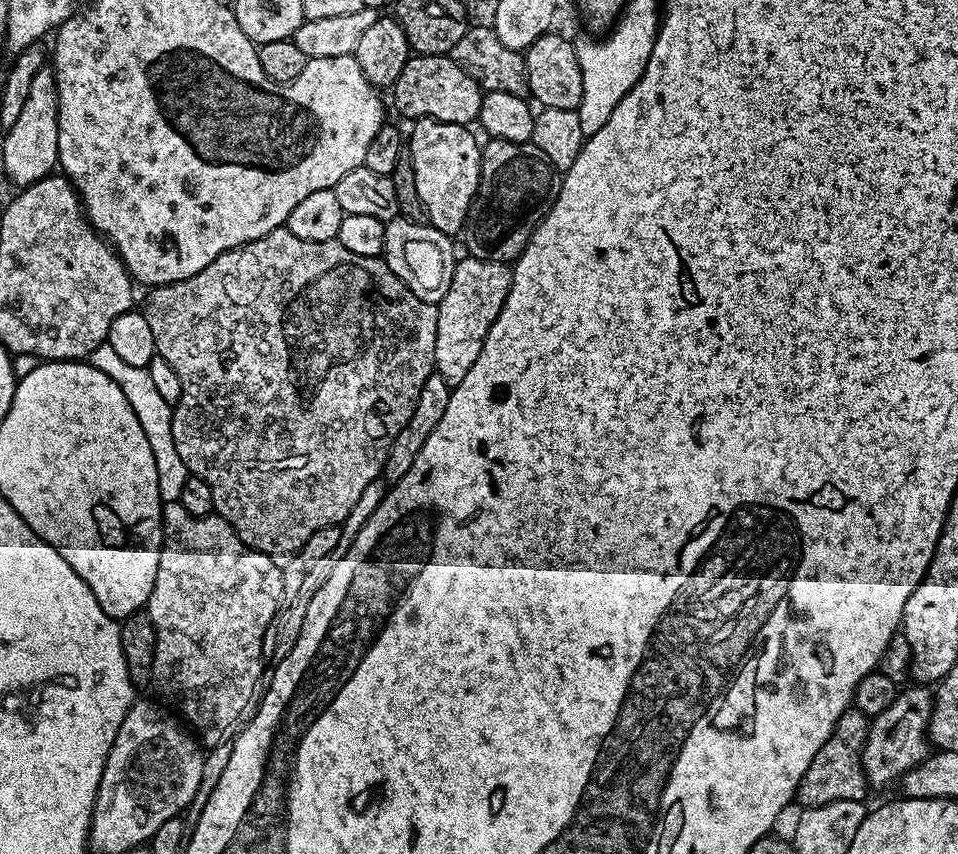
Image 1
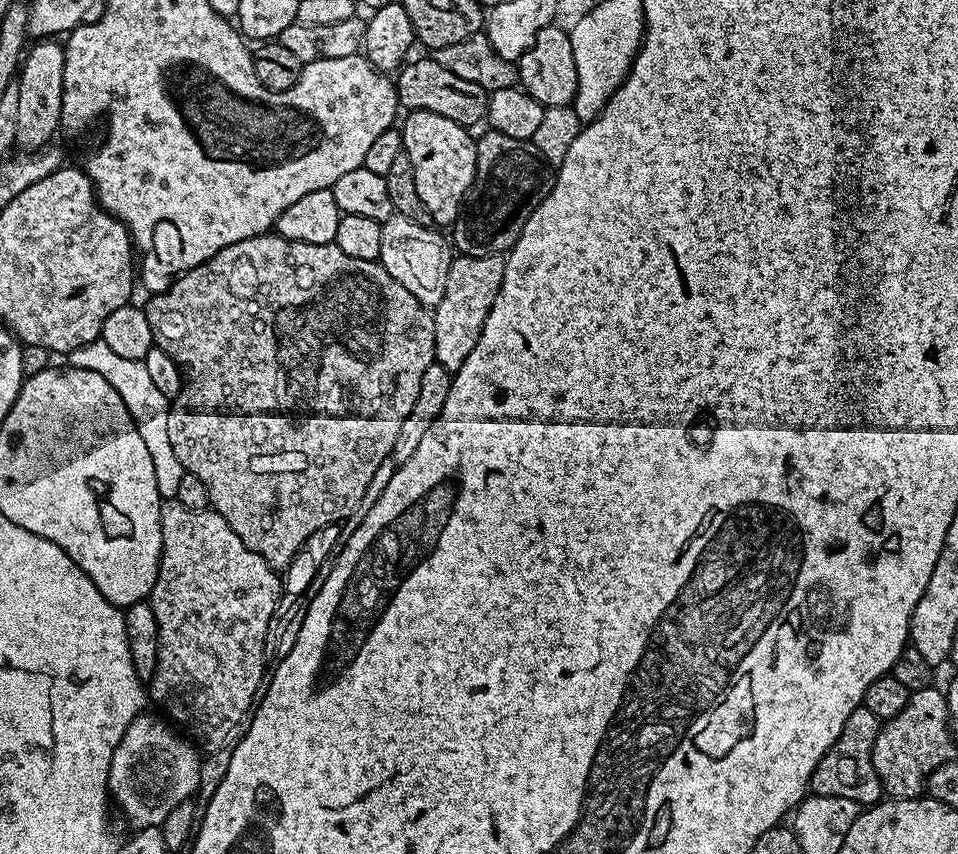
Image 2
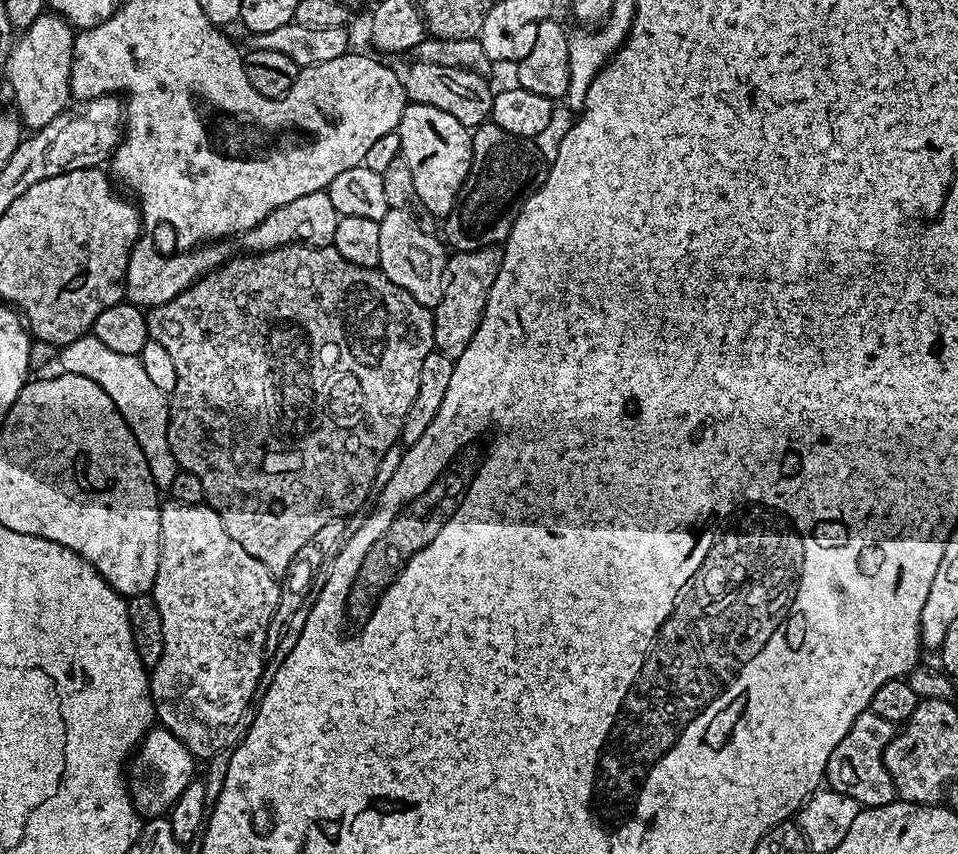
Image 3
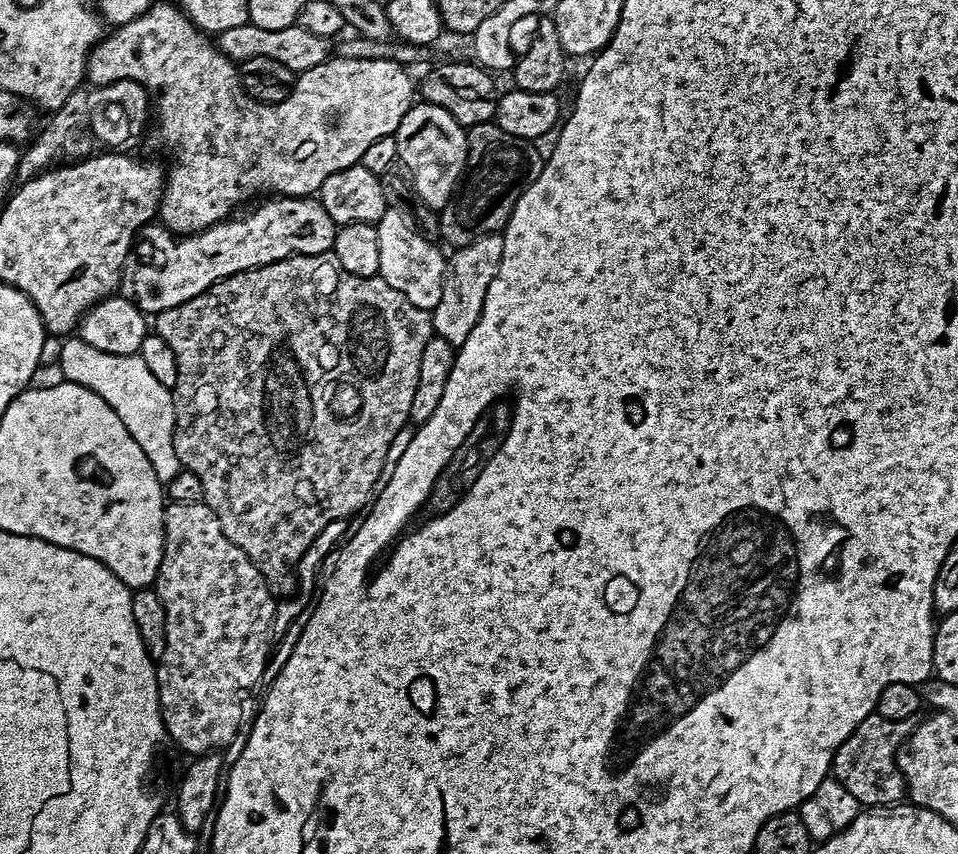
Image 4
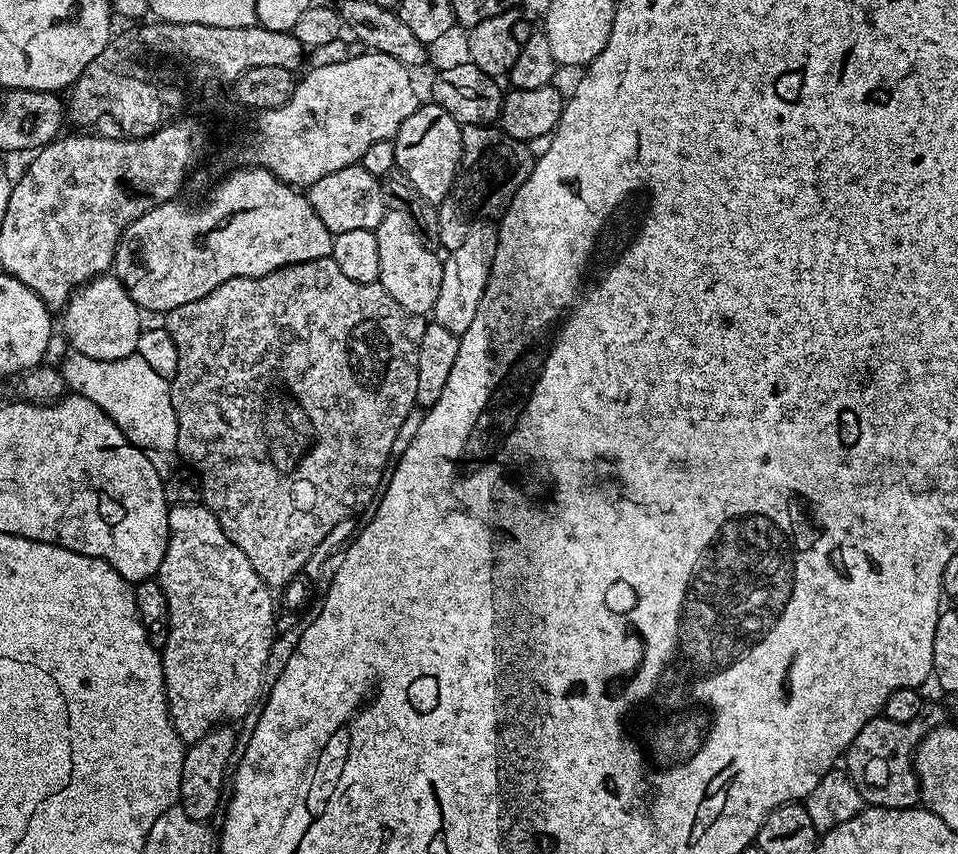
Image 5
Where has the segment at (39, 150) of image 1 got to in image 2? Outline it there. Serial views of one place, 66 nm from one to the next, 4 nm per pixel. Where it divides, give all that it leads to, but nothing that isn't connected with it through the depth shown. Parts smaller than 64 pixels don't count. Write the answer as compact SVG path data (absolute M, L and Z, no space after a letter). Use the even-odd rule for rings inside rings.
M44 38L33 43L27 49L22 60L22 67L18 73L18 138L17 145L24 150L39 150L53 143L52 135L60 128L62 114L62 70L64 69L64 50L55 39Z

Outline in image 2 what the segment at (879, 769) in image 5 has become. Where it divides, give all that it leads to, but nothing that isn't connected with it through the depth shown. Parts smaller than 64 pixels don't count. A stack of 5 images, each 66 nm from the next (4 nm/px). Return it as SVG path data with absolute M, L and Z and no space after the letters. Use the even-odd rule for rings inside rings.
M863 706L856 708L854 714L846 718L846 726L842 726L842 734L838 734L834 746L830 746L822 762L818 762L810 781L811 795L850 798L850 802L861 806L881 803L885 791L876 776L872 761L874 738L880 727L881 721L877 720L874 714L870 714L870 710L866 710Z

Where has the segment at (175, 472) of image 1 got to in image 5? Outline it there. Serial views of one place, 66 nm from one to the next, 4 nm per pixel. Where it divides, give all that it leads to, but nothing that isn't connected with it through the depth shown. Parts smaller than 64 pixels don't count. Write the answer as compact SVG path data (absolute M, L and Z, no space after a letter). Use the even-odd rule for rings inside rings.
M72 350L58 364L65 385L75 395L90 398L126 434L134 446L148 453L150 462L161 474L173 471L172 456L176 451L176 411L172 405L172 389L142 358L135 354L121 360L86 358L86 354Z

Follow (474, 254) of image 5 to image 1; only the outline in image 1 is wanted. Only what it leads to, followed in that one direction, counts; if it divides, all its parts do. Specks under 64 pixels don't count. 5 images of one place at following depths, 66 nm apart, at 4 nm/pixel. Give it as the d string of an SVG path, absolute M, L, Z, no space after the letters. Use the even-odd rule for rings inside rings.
M473 256L457 259L450 290L446 290L436 309L438 330L434 342L435 371L450 386L460 384L478 354L482 354L482 342L486 342L486 334L502 310L511 281L512 270L507 264Z

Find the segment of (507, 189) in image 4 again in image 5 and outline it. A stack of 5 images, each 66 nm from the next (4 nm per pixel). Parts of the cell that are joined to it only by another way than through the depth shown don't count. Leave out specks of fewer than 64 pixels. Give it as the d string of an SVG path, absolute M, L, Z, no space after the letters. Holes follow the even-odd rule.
M466 124L461 127L460 137L464 153L460 155L460 169L446 198L438 206L438 238L445 253L458 250L466 242L466 234L481 222L492 222L504 215L514 194L530 178L537 159L527 143L510 138L504 129L487 124Z

